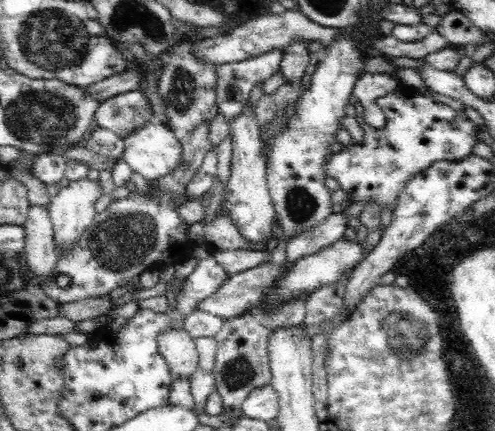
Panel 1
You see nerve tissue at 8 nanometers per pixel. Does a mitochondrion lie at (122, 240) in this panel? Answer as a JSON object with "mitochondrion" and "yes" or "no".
{"mitochondrion":"yes"}

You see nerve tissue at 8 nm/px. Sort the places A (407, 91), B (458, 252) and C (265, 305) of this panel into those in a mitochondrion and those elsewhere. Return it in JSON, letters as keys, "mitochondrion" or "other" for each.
{"A":"other","B":"other","C":"other"}

